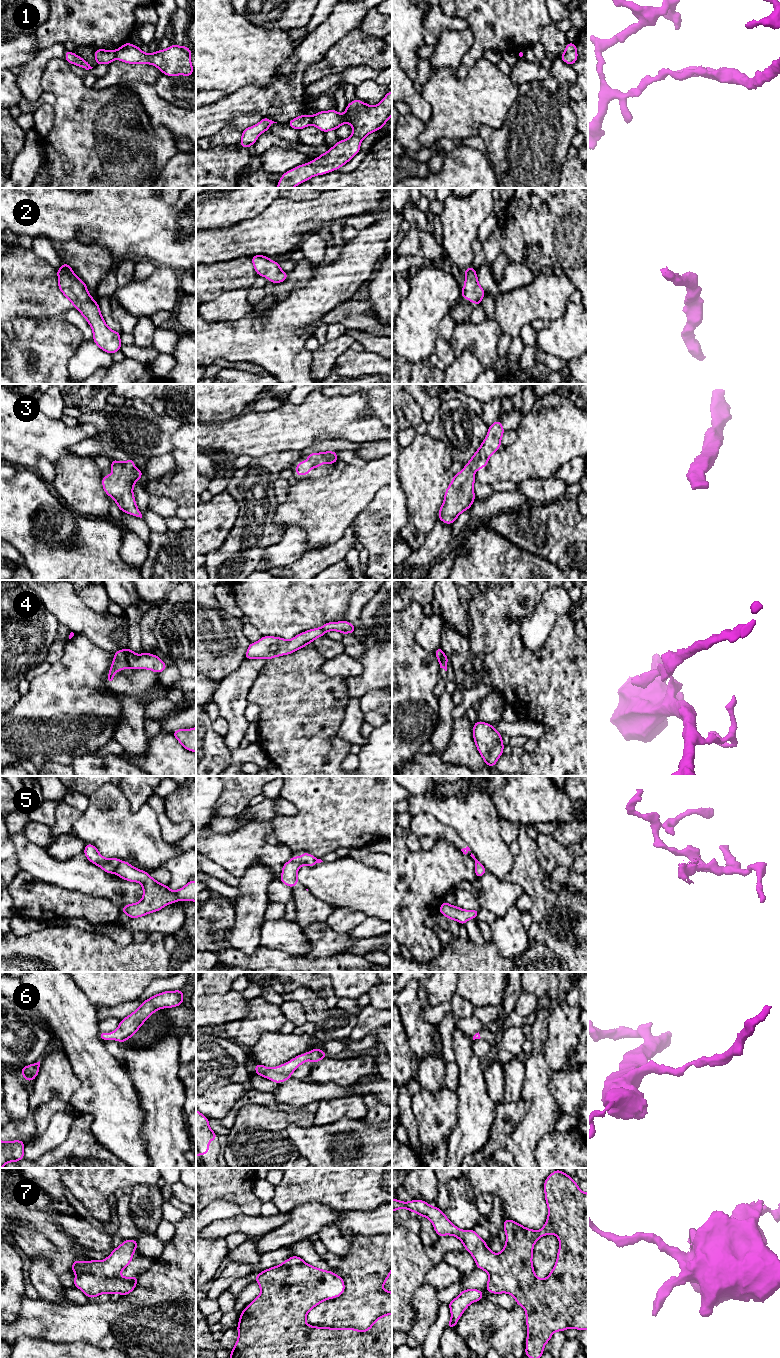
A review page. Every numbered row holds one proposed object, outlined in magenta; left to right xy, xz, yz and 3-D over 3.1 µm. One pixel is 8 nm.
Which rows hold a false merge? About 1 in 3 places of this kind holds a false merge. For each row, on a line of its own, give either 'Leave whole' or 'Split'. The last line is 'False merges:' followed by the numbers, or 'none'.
1: Split
2: Leave whole
3: Leave whole
4: Split
5: Split
6: Leave whole
7: Leave whole
False merges: 1, 4, 5

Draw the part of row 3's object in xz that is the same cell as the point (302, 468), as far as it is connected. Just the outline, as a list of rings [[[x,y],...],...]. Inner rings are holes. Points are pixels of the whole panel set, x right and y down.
[[[327,451],[321,453],[311,453],[304,461],[296,465],[296,475],[309,475],[309,470],[321,466],[323,463],[334,464],[338,461],[337,452]]]

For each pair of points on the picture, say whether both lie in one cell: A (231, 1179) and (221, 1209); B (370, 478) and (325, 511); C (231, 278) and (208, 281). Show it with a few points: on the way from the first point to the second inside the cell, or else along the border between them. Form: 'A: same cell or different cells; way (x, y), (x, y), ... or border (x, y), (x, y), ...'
A: different cells; border (206, 1206), (225, 1200), (234, 1202), (242, 1212)
B: same cell; way (359, 485), (342, 494), (336, 500)
C: same cell; way (225, 278), (214, 279)

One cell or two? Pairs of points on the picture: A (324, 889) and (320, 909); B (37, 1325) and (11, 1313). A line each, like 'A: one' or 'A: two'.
A: two
B: two

